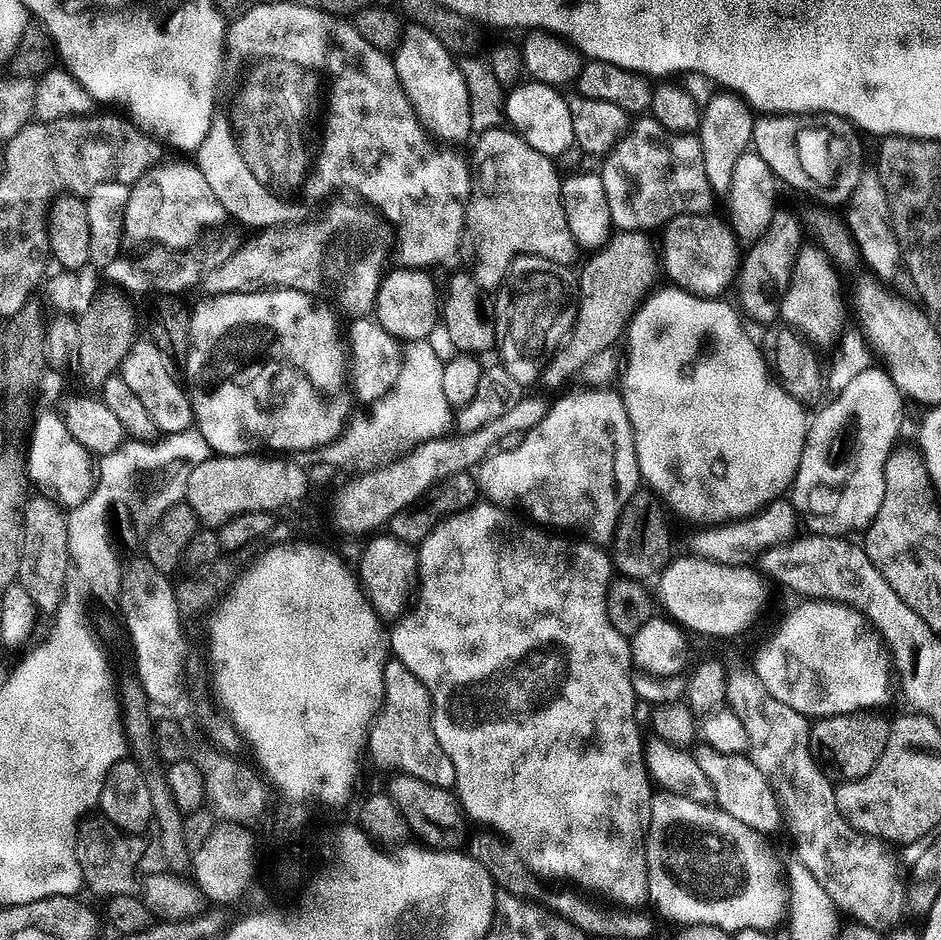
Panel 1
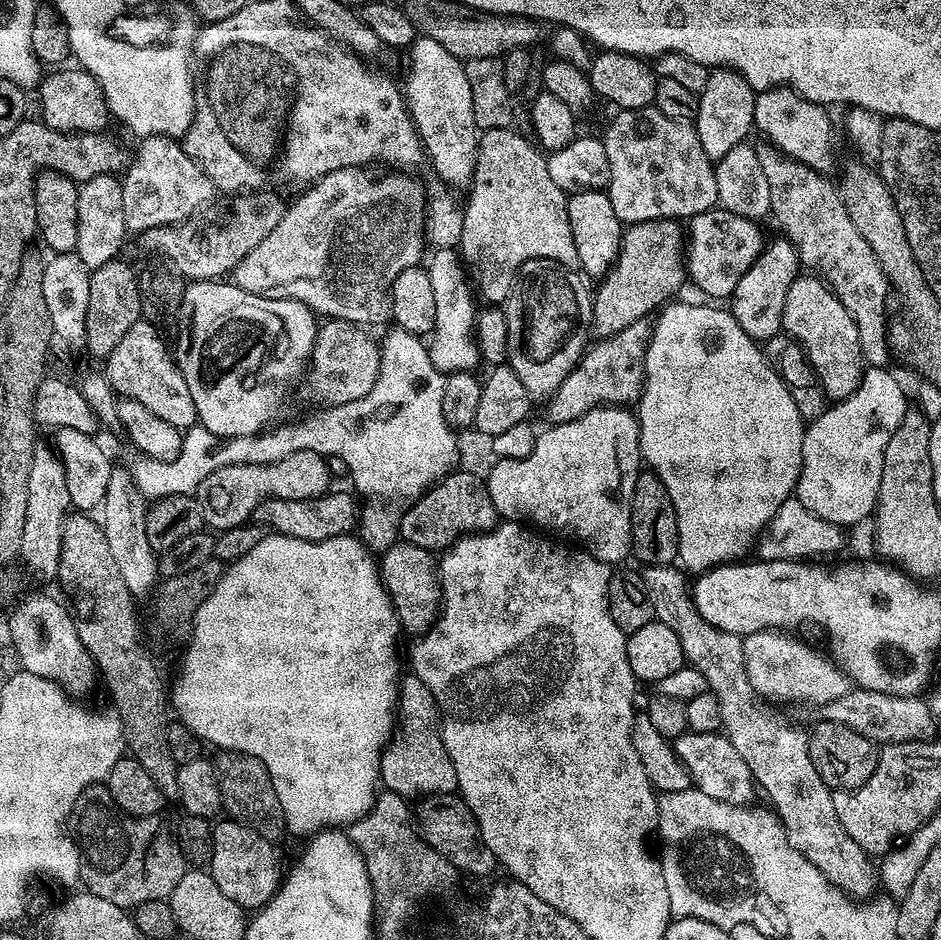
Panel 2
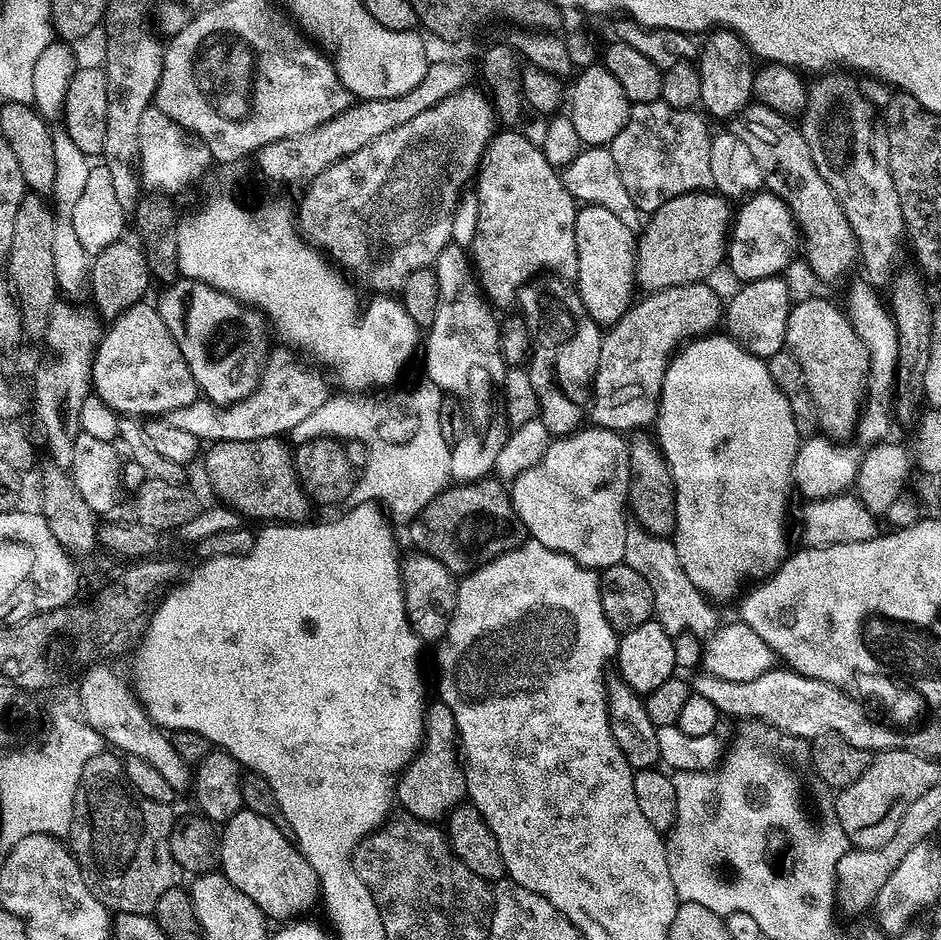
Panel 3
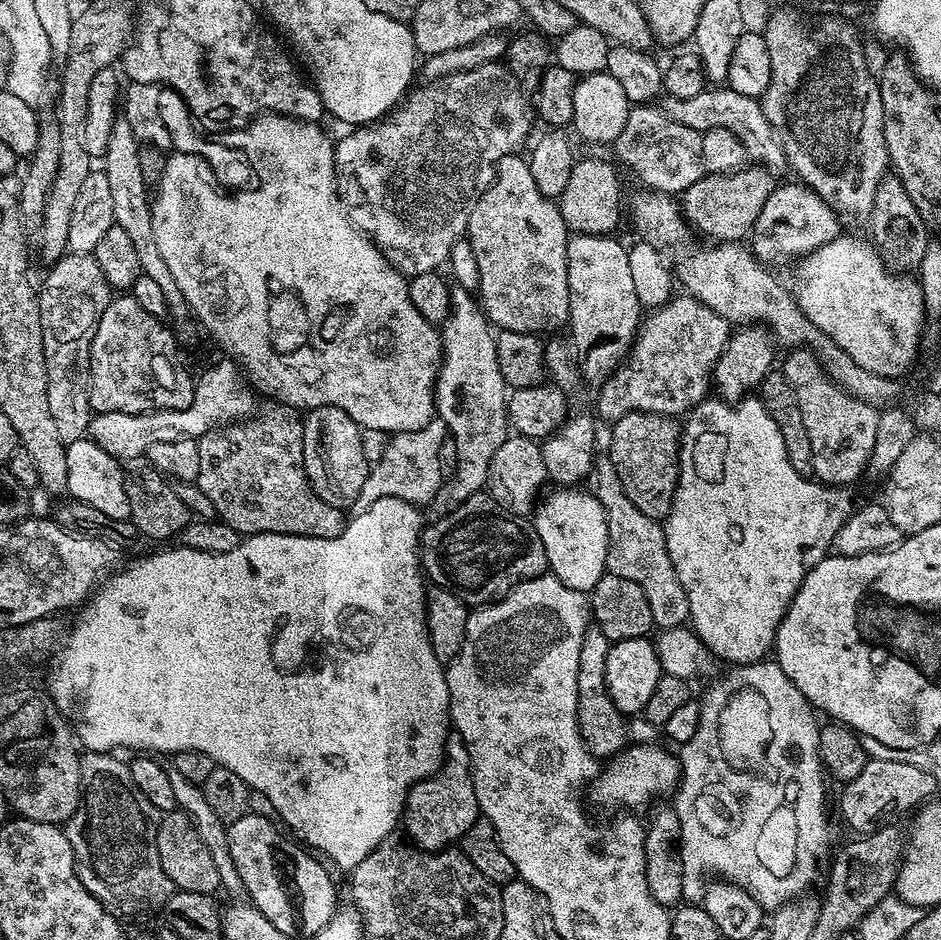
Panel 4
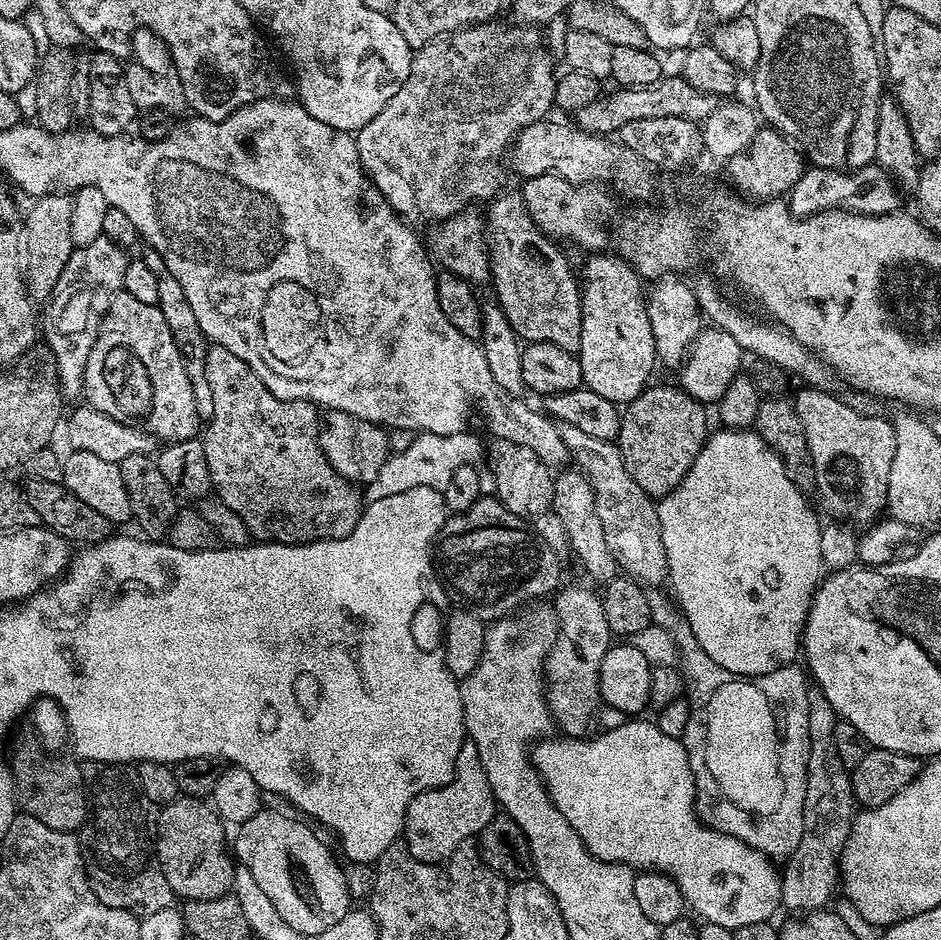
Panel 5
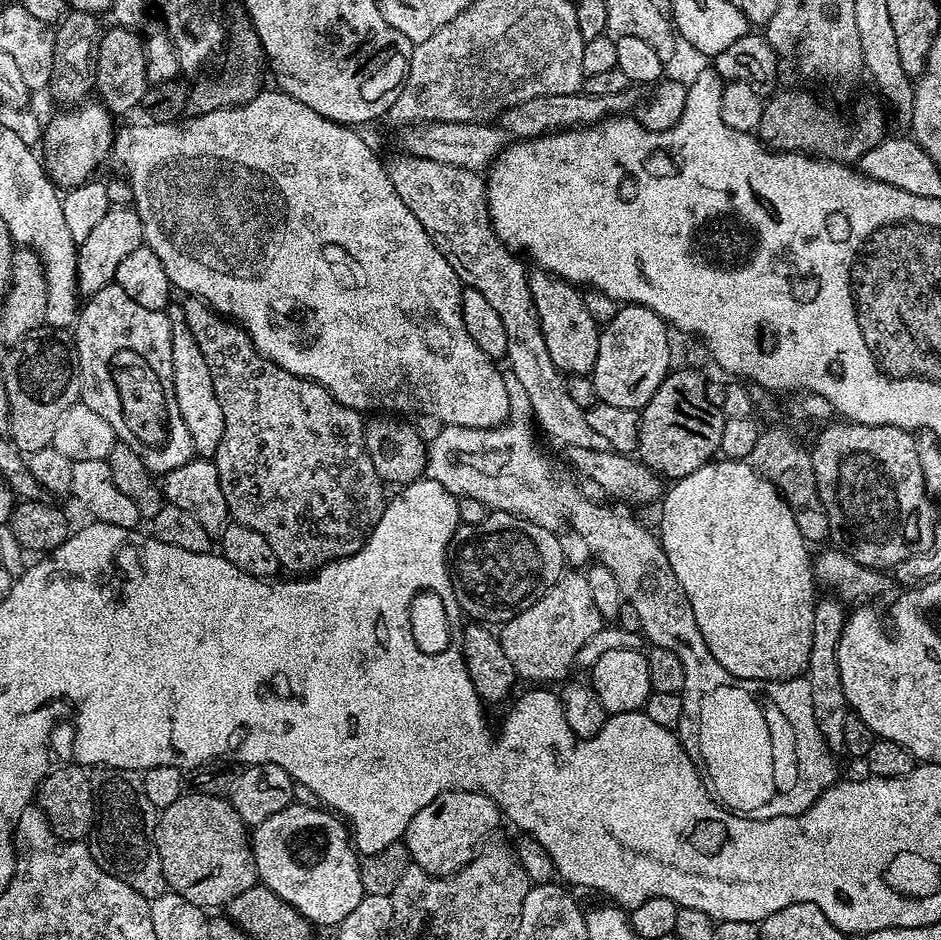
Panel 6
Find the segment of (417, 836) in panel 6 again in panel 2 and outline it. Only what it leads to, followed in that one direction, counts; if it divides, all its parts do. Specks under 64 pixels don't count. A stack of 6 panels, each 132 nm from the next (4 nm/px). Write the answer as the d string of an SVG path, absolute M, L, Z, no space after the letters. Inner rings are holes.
M414 674L405 675L400 681L396 727L380 760L380 784L387 791L405 798L441 796L447 792L455 793L458 788L454 762L450 762L450 754L446 754L446 746L442 742L440 708L434 694L430 694L430 686Z

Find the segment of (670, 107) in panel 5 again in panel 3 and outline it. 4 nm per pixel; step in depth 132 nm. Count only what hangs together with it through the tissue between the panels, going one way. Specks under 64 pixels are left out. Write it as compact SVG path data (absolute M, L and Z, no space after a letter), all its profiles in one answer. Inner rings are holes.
M749 102L731 121L730 130L750 146L750 155L764 175L763 187L792 211L802 235L802 252L808 255L813 274L820 280L838 279L852 263L857 263L856 235L842 214L838 198L834 198L834 190L830 190L822 174L818 174L799 127L789 117L765 104Z

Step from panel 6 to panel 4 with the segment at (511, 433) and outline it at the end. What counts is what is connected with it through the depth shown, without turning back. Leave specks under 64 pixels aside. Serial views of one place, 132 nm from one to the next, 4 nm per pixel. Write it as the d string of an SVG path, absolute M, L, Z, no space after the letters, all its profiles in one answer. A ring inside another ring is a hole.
M433 418L426 427L413 432L395 433L389 439L392 441L385 446L380 461L369 467L366 482L362 482L362 490L351 511L364 512L371 504L378 502L378 498L402 498L417 506L431 505L446 480L446 473L440 469L438 462L438 450L442 450L448 435L447 426L439 418ZM775 662L750 664L741 667L737 672L740 672L737 676L728 676L725 680L720 680L717 684L709 686L708 693L700 700L698 730L694 730L694 738L690 738L690 742L683 744L678 752L680 782L674 792L674 797L676 796L674 809L681 822L678 855L681 866L684 868L683 899L688 902L703 901L706 891L704 875L708 871L712 871L720 875L717 877L727 878L729 881L739 884L741 888L745 888L749 897L755 900L761 909L775 910L788 901L795 900L796 897L803 897L809 891L807 888L815 880L816 871L820 868L820 859L824 855L826 855L825 857L829 855L828 843L832 840L832 832L828 829L828 816L824 813L824 780L826 781L826 776L822 771L820 747L818 746L821 725L816 724L817 713L802 694L802 690L798 690L798 686L794 686L794 682L790 678L786 678L786 674L779 664ZM743 684L748 684L749 692L735 696L735 692Z

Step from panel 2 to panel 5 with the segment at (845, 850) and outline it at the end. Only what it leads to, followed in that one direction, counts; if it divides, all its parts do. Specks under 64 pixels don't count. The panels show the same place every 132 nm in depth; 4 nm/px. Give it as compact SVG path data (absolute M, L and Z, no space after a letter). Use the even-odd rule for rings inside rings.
M560 424L559 430L574 464L576 460L575 467L584 473L594 490L594 506L598 506L602 534L606 534L606 546L610 546L610 554L614 554L617 565L644 586L660 586L660 583L665 583L668 580L668 563L666 550L662 546L657 501L648 496L646 490L634 482L634 478L630 478L619 447L613 441L590 438L590 434L569 424Z

